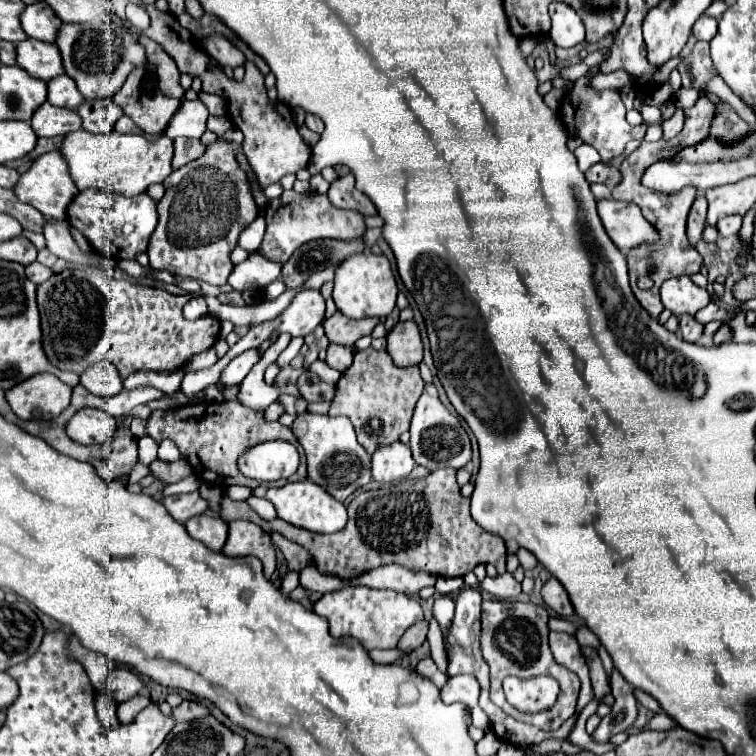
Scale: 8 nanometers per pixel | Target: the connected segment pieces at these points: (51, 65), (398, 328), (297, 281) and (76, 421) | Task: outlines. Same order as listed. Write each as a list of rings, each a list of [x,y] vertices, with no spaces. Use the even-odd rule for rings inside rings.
[[[27,38],[17,44],[17,64],[23,70],[27,70],[33,78],[45,82],[65,74],[57,44],[49,44],[33,38]]]
[[[413,320],[399,322],[387,334],[387,352],[401,368],[417,366],[423,360],[423,342]]]
[[[307,242],[283,264],[283,282],[287,288],[299,288],[307,282],[313,272],[325,270],[329,264],[345,260],[363,250],[363,242]]]
[[[79,410],[67,422],[67,436],[83,446],[107,444],[115,434],[117,422],[103,410]]]

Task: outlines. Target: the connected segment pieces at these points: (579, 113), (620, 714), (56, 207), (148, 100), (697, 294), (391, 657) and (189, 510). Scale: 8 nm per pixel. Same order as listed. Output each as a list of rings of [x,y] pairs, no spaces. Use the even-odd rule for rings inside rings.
[[[585,76],[581,80],[577,80],[571,88],[571,92],[567,92],[567,96],[563,98],[563,112],[571,112],[571,120],[573,120],[573,132],[575,136],[579,136],[585,144],[593,146],[603,162],[609,162],[611,158],[619,156],[625,148],[627,142],[631,140],[643,140],[645,134],[645,124],[641,126],[631,126],[625,120],[625,106],[621,102],[619,90],[595,90],[591,86],[591,76]]]
[[[617,670],[611,676],[611,694],[615,698],[615,704],[613,704],[611,714],[605,716],[599,724],[599,728],[595,730],[595,734],[593,734],[595,742],[607,742],[613,734],[629,730],[639,716],[633,688],[629,682],[625,682],[625,678],[621,678],[621,674]]]
[[[59,150],[41,154],[31,168],[19,178],[17,186],[15,186],[15,194],[21,202],[35,206],[45,218],[55,218],[55,220],[63,220],[65,218],[65,210],[69,206],[69,202],[77,196],[77,188],[69,176],[69,168],[67,162],[63,158],[63,154]]]
[[[147,66],[133,70],[125,86],[113,98],[117,106],[147,134],[163,134],[173,114],[179,110],[181,100],[165,96],[153,72]]]
[[[681,276],[681,278],[671,278],[661,286],[661,302],[675,316],[683,314],[693,316],[711,302],[711,296],[705,288],[695,286],[689,276]]]
[[[391,648],[391,650],[371,650],[369,656],[373,660],[377,660],[379,664],[393,664],[393,662],[401,660],[405,656],[405,652],[399,650],[399,648]]]
[[[191,492],[191,494],[179,494],[179,496],[169,496],[163,500],[167,512],[181,524],[185,524],[189,518],[203,514],[209,506],[207,502],[199,496],[199,492]]]

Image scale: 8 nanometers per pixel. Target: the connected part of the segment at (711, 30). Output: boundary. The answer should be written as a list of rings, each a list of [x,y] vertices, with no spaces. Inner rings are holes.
[[[705,14],[693,26],[693,36],[697,40],[707,40],[709,42],[715,34],[717,34],[717,20],[715,18],[709,18]]]

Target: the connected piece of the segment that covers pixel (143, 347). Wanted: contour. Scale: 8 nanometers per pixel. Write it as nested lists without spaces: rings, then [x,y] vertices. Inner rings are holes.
[[[85,268],[53,274],[37,286],[43,350],[53,366],[75,374],[83,374],[99,360],[111,360],[121,378],[139,370],[181,370],[191,356],[209,350],[217,342],[221,328],[213,314],[197,320],[183,318],[183,306],[189,298],[187,294],[175,296],[167,290],[107,278]]]

